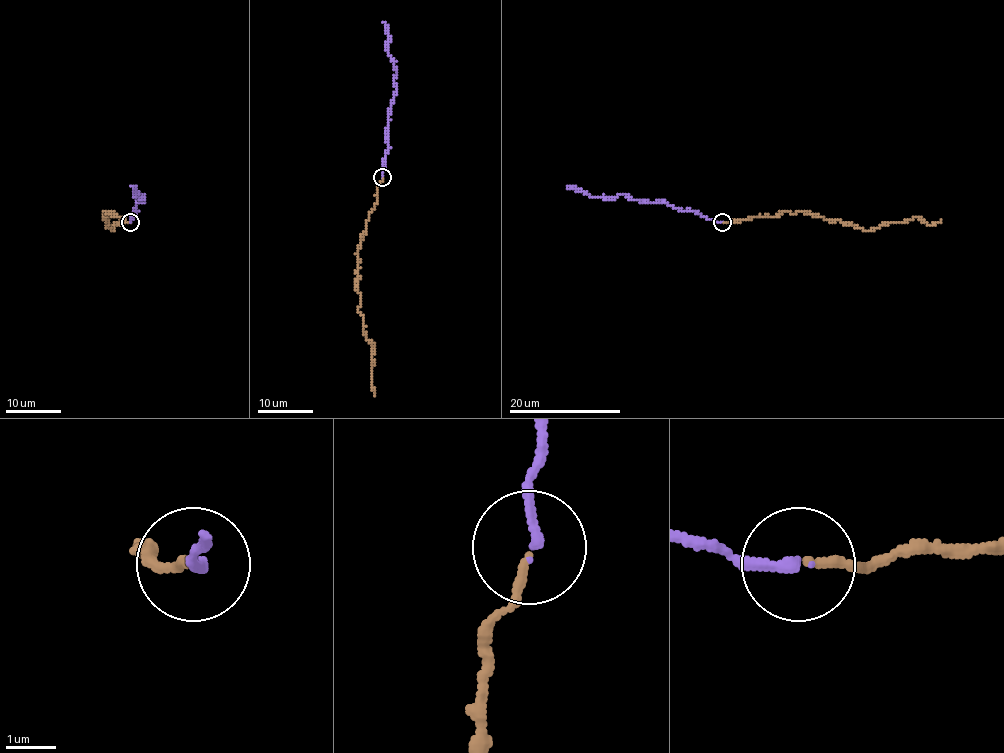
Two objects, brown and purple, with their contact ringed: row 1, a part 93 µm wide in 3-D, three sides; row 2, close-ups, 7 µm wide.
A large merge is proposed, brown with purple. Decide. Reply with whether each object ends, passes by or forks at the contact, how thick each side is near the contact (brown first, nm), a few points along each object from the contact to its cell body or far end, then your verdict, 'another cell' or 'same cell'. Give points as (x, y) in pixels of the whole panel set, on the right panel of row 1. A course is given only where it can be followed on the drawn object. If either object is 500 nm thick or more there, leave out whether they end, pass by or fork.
brown ends there; purple ends there; 170 nm thick on the brown side, 200 nm on the other; brown runs (723, 221), (778, 216), (782, 212), (809, 212), (863, 230), (920, 217), (929, 224), (940, 220); purple runs (723, 221), (675, 209), (664, 202), (642, 202), (625, 195), (594, 196), (568, 187); same cell

